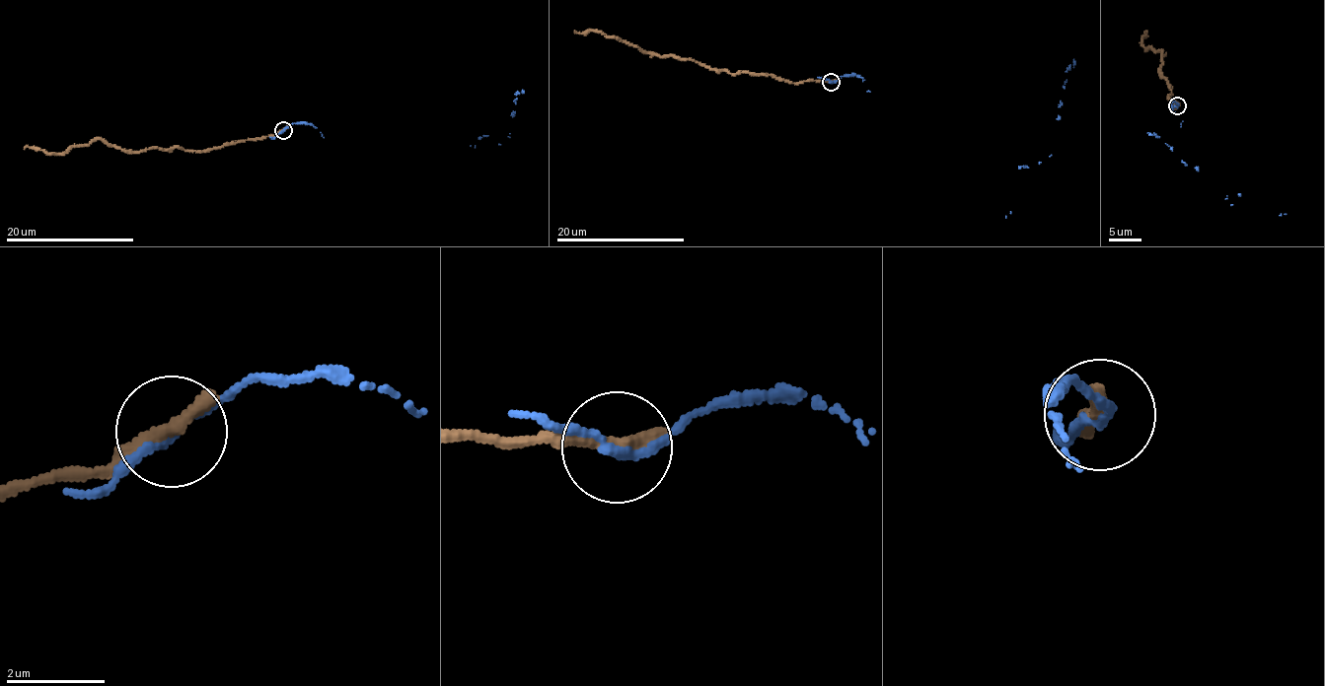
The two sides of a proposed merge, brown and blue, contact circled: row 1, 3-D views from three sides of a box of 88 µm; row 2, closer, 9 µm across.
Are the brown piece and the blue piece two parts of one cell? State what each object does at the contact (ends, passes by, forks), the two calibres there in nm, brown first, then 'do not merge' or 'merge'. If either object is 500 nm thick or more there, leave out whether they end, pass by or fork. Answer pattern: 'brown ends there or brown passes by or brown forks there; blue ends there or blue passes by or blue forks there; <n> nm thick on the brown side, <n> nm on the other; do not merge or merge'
brown ends there; blue passes by; 380 nm thick on the brown side, 180 nm on the other; do not merge

